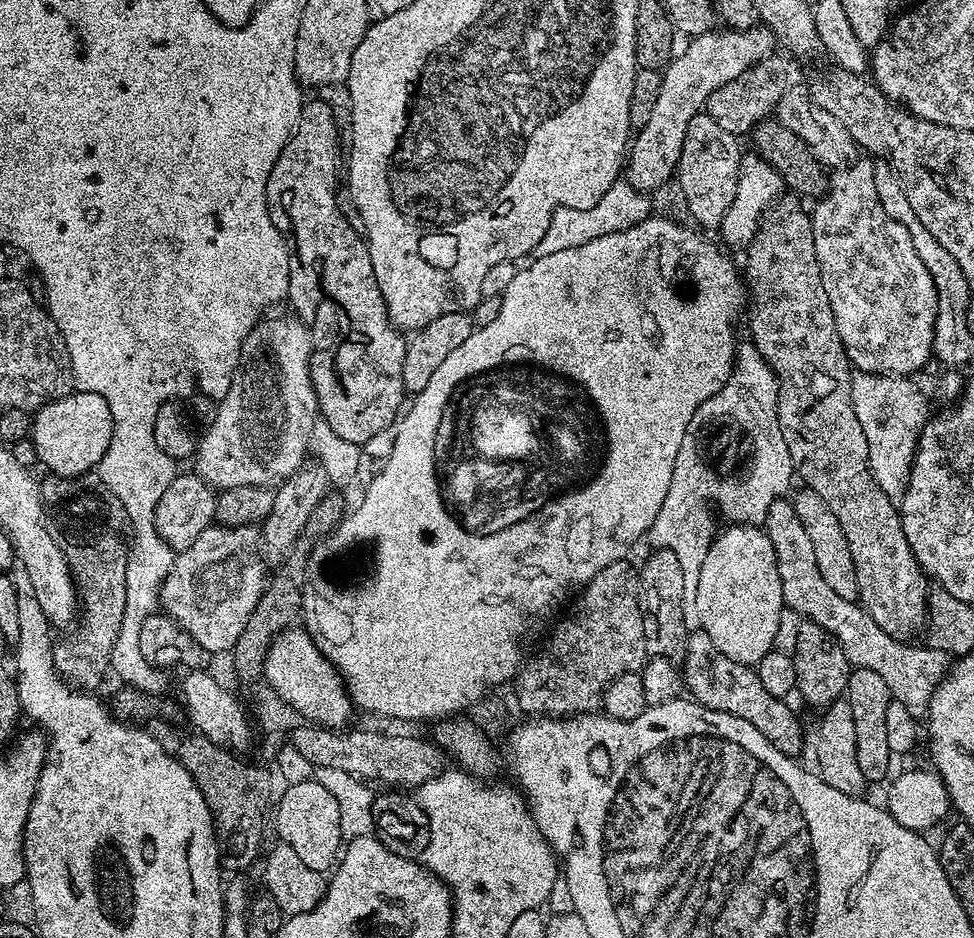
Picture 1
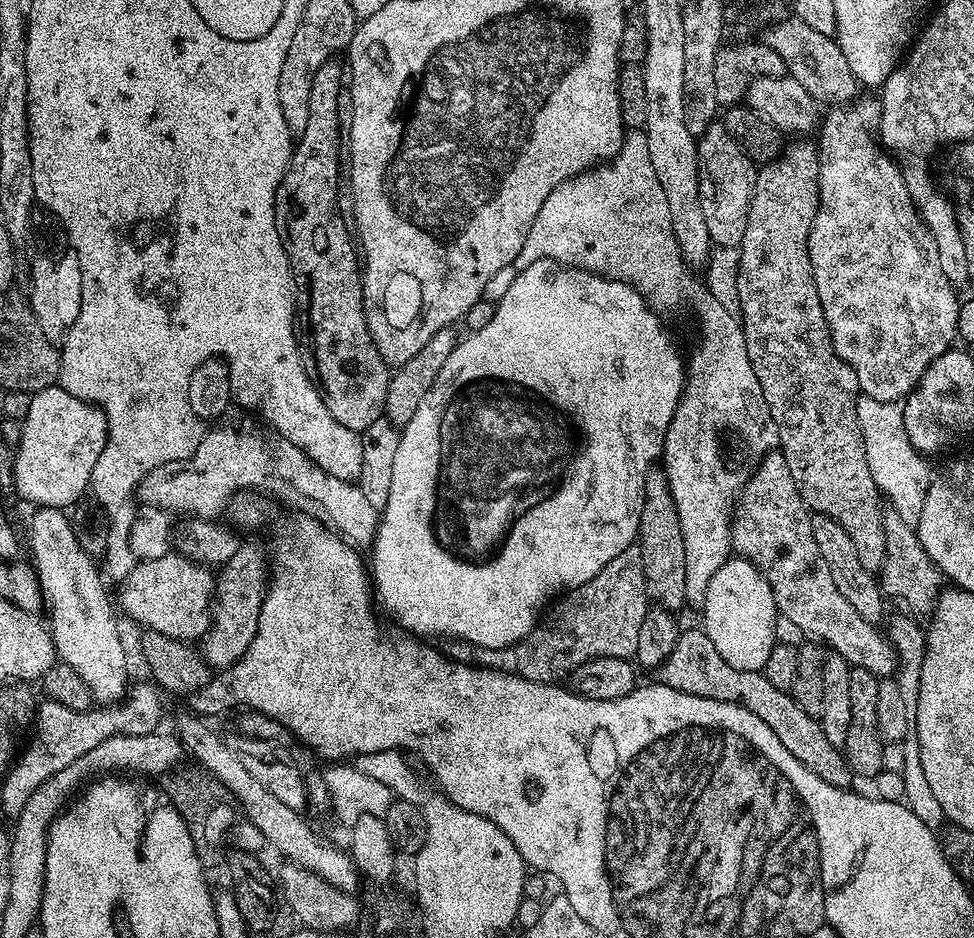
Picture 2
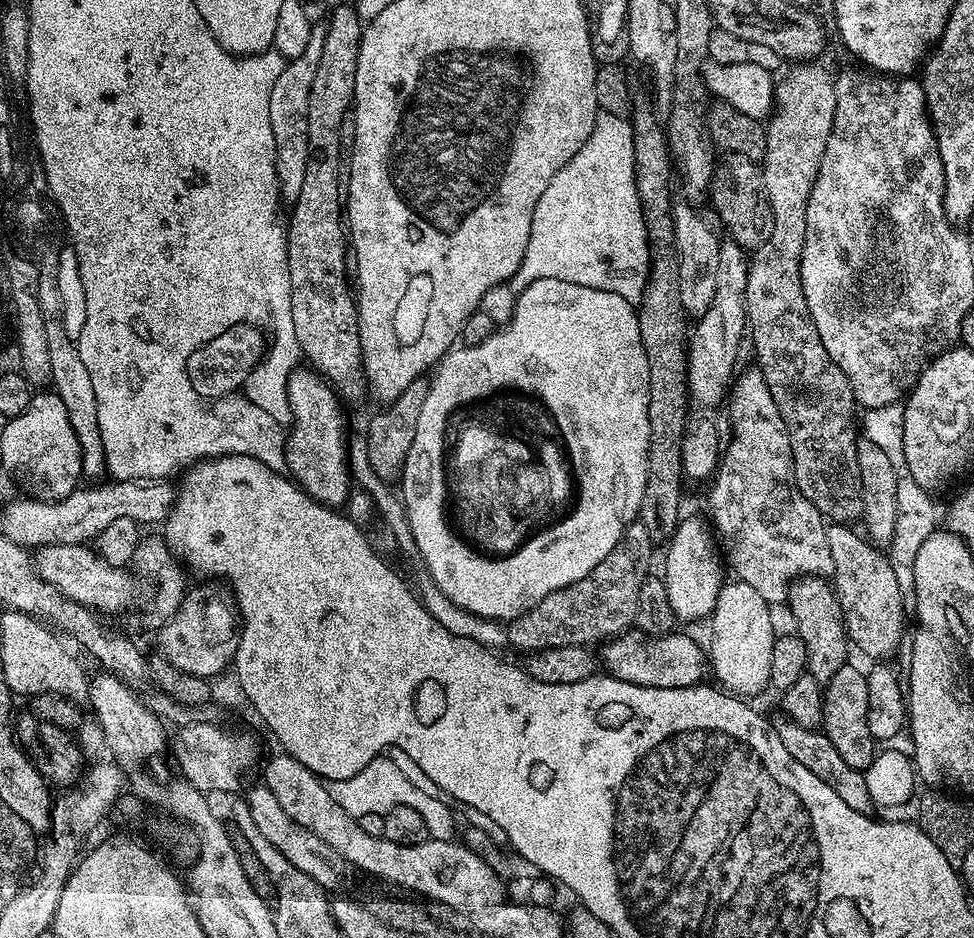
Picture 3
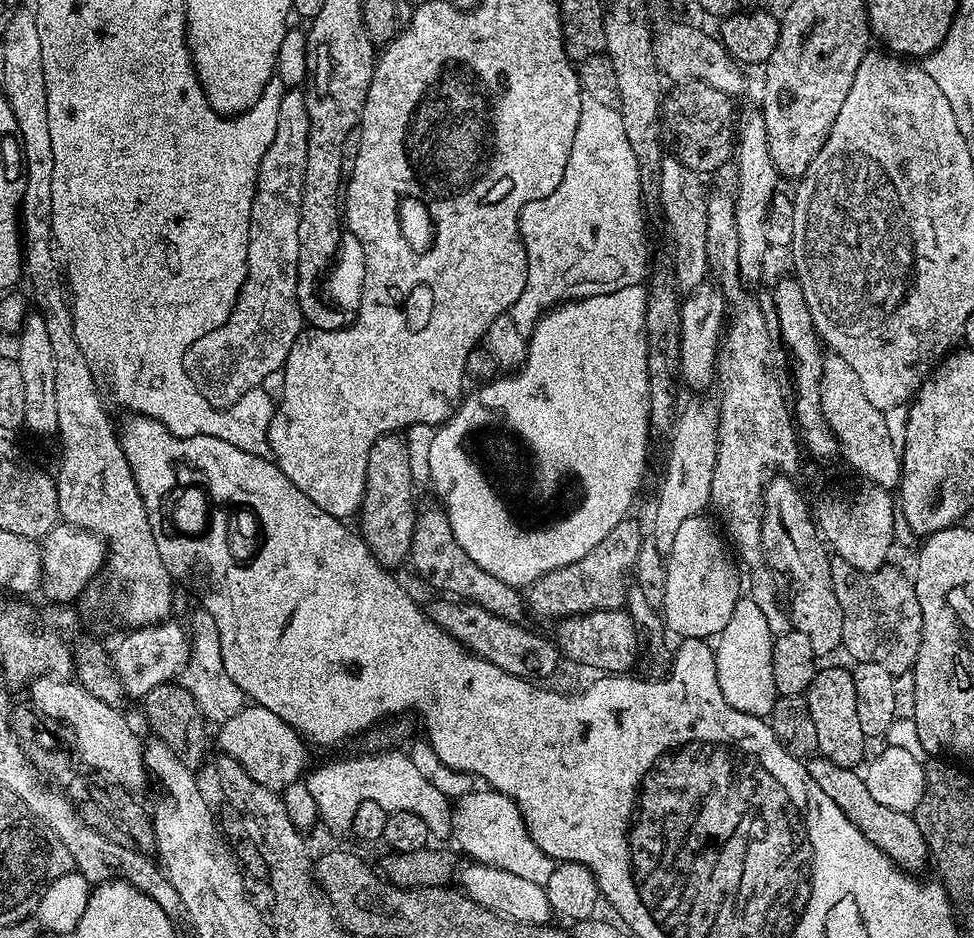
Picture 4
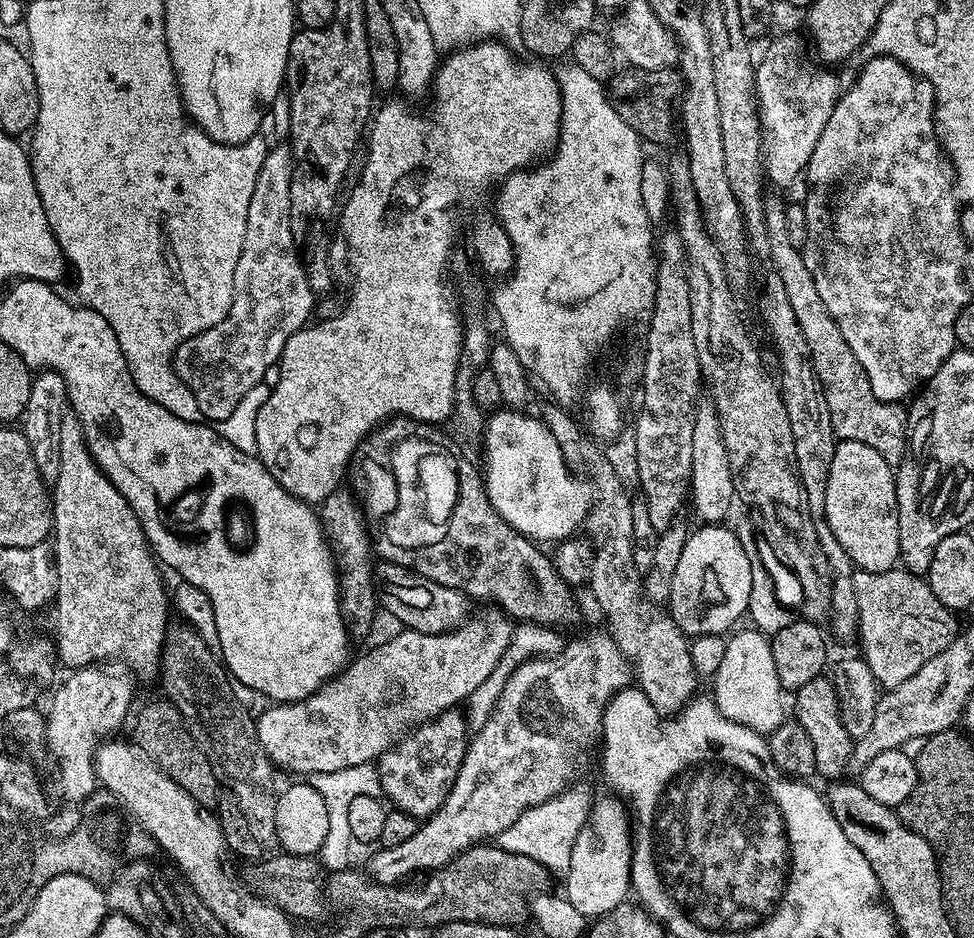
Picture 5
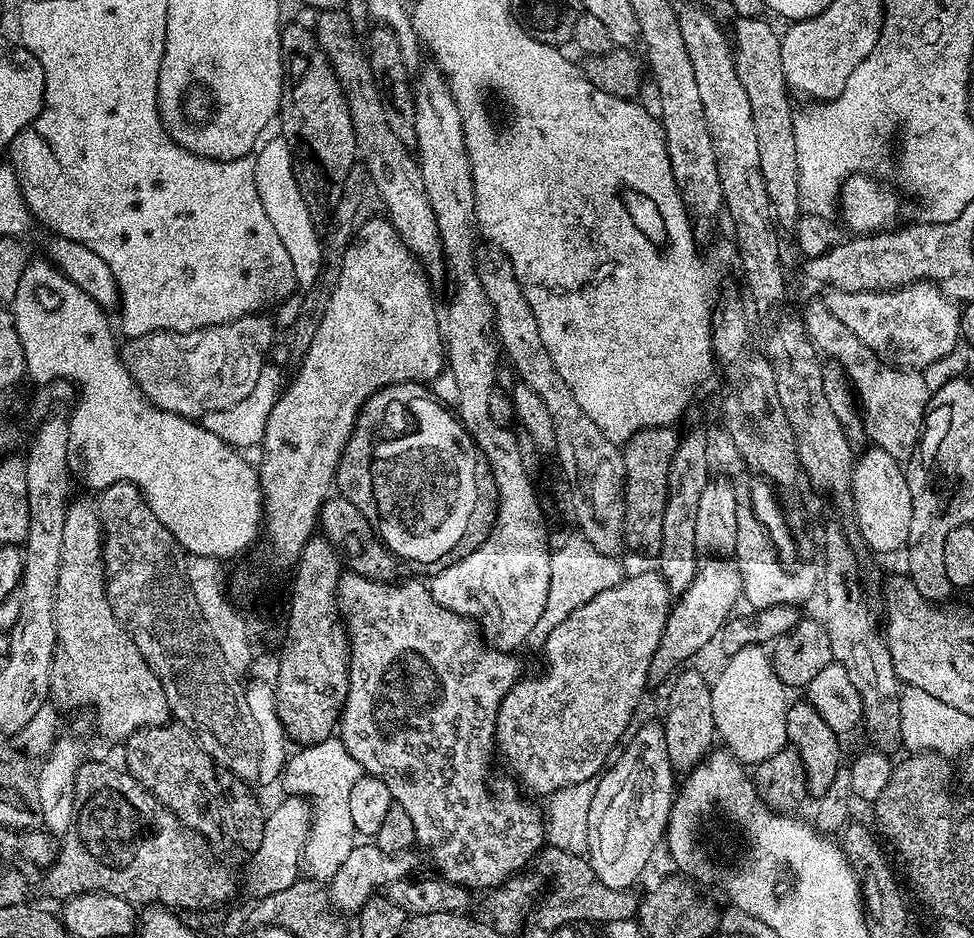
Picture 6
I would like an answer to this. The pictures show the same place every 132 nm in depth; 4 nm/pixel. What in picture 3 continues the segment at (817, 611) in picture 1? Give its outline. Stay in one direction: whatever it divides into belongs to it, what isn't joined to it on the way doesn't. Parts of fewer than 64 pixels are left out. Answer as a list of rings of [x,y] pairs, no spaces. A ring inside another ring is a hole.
[[[751,367],[735,377],[730,390],[732,441],[729,444],[727,442],[723,449],[722,459],[711,481],[708,508],[712,511],[710,524],[722,549],[723,559],[729,569],[732,567],[731,575],[746,582],[746,586],[758,590],[758,594],[762,594],[764,601],[771,606],[787,601],[788,588],[795,580],[805,576],[831,577],[834,558],[830,558],[830,546],[826,542],[824,517],[800,493],[796,485],[786,422],[778,406],[774,406],[774,398],[766,386],[766,378],[760,373],[759,367]]]

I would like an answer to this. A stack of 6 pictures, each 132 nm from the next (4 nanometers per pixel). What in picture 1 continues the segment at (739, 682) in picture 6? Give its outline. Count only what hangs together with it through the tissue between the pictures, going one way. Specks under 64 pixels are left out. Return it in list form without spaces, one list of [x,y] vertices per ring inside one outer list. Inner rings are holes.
[[[728,526],[723,529],[713,540],[710,550],[706,554],[705,560],[702,562],[702,570],[694,578],[696,584],[696,612],[700,615],[699,627],[706,634],[710,634],[710,642],[714,642],[714,646],[722,654],[726,654],[726,658],[734,658],[734,662],[754,666],[758,661],[766,655],[767,652],[773,651],[776,643],[776,635],[778,634],[778,626],[782,622],[782,613],[785,611],[786,605],[784,595],[782,594],[782,582],[778,574],[778,566],[776,565],[776,551],[770,542],[768,533],[760,526]]]

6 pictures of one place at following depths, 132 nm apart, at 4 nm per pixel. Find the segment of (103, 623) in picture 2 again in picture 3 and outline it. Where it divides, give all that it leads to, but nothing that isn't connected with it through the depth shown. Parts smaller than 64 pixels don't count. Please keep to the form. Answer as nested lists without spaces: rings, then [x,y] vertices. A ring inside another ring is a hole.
[[[105,670],[91,677],[88,685],[87,703],[96,711],[104,744],[112,751],[111,759],[125,771],[139,766],[143,760],[156,756],[166,748],[166,727],[147,709],[137,691],[128,687],[119,677]]]

